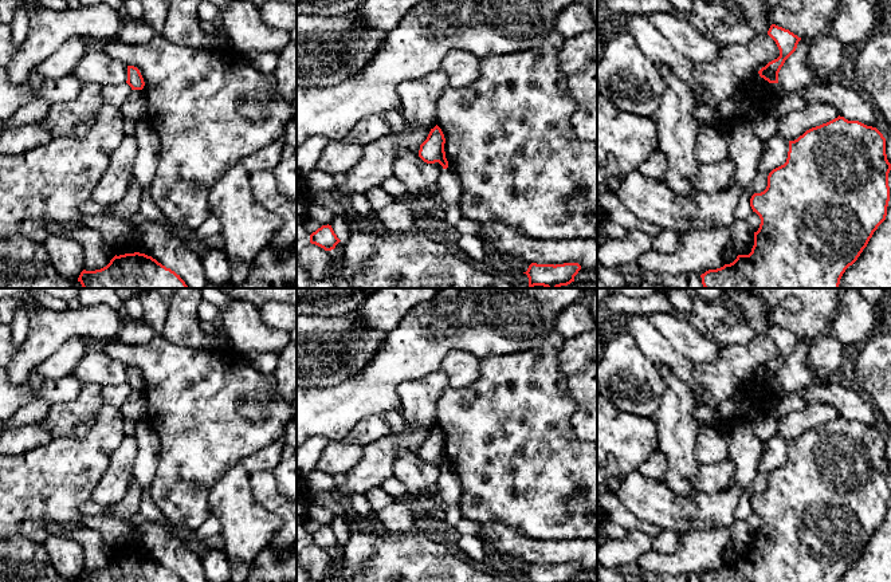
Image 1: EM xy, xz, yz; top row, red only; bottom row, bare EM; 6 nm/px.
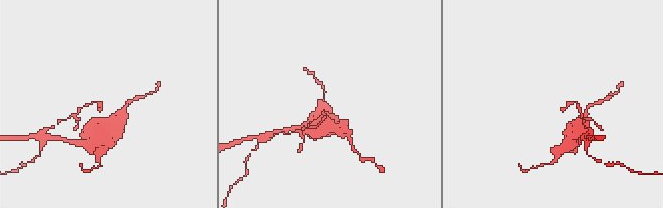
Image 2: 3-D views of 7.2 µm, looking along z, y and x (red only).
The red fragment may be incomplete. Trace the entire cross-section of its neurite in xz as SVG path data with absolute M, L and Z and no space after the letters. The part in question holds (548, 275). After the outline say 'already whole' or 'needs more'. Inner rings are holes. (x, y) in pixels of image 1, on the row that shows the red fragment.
M531 263L526 274L529 278L529 288L543 286L546 288L558 288L574 282L574 276L581 270L578 263L564 264L537 264Z | already whole

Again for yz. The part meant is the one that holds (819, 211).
M837 117L806 130L789 141L786 162L768 176L768 186L754 193L750 207L761 224L754 232L749 255L700 275L704 288L839 288L845 270L852 266L878 227L886 220L890 201L888 173L891 164L886 154L886 138L872 126Z | already whole

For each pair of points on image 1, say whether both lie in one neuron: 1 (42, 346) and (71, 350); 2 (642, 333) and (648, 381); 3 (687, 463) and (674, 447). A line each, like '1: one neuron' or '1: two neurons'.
1: two neurons
2: two neurons
3: one neuron

